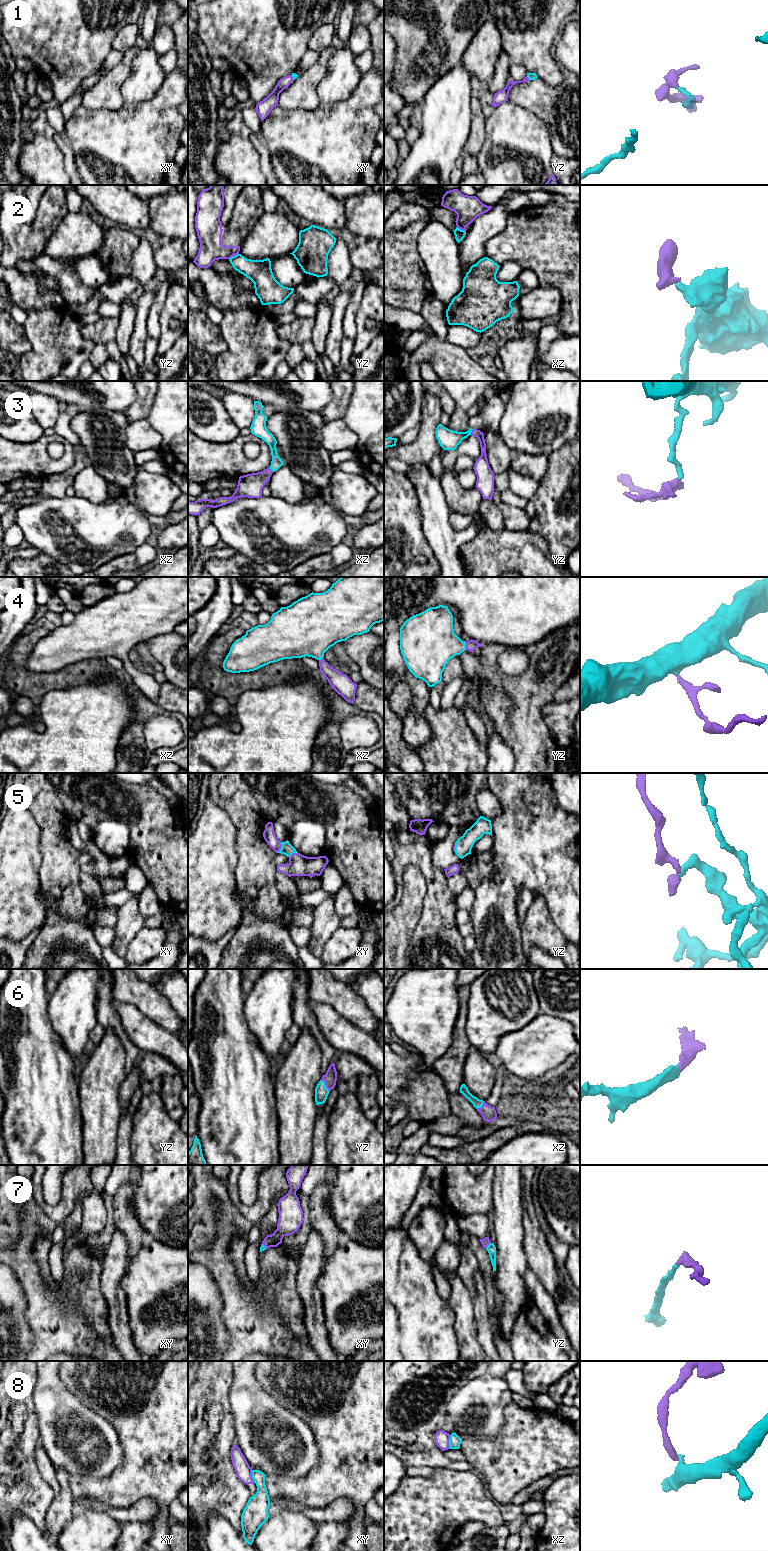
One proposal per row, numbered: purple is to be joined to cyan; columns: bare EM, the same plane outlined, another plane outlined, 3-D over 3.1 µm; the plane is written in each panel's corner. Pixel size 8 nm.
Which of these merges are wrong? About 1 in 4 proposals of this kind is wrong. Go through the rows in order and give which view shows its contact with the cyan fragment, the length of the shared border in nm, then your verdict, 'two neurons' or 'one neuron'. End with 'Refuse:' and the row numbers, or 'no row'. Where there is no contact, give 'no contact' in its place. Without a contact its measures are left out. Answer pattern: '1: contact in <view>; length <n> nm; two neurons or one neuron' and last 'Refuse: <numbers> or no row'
1: contact in yz; length 50 nm; one neuron
2: contact in yz; length 90 nm; two neurons
3: contact in yz; length 50 nm; one neuron
4: contact in yz; length 60 nm; one neuron
5: contact in xy; length 90 nm; one neuron
6: contact in yz; length 120 nm; one neuron
7: contact in yz; length 70 nm; one neuron
8: contact in xz; length 110 nm; two neurons
Refuse: 2, 8

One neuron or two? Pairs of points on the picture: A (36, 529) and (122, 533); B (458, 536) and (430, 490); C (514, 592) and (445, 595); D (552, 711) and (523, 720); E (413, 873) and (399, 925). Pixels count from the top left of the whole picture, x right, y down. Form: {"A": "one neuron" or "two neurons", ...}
{"A": "one neuron", "B": "one neuron", "C": "one neuron", "D": "two neurons", "E": "one neuron"}

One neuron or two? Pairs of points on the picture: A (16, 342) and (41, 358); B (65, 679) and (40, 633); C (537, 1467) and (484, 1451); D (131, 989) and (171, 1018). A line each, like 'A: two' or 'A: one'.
A: two
B: one
C: one
D: one

